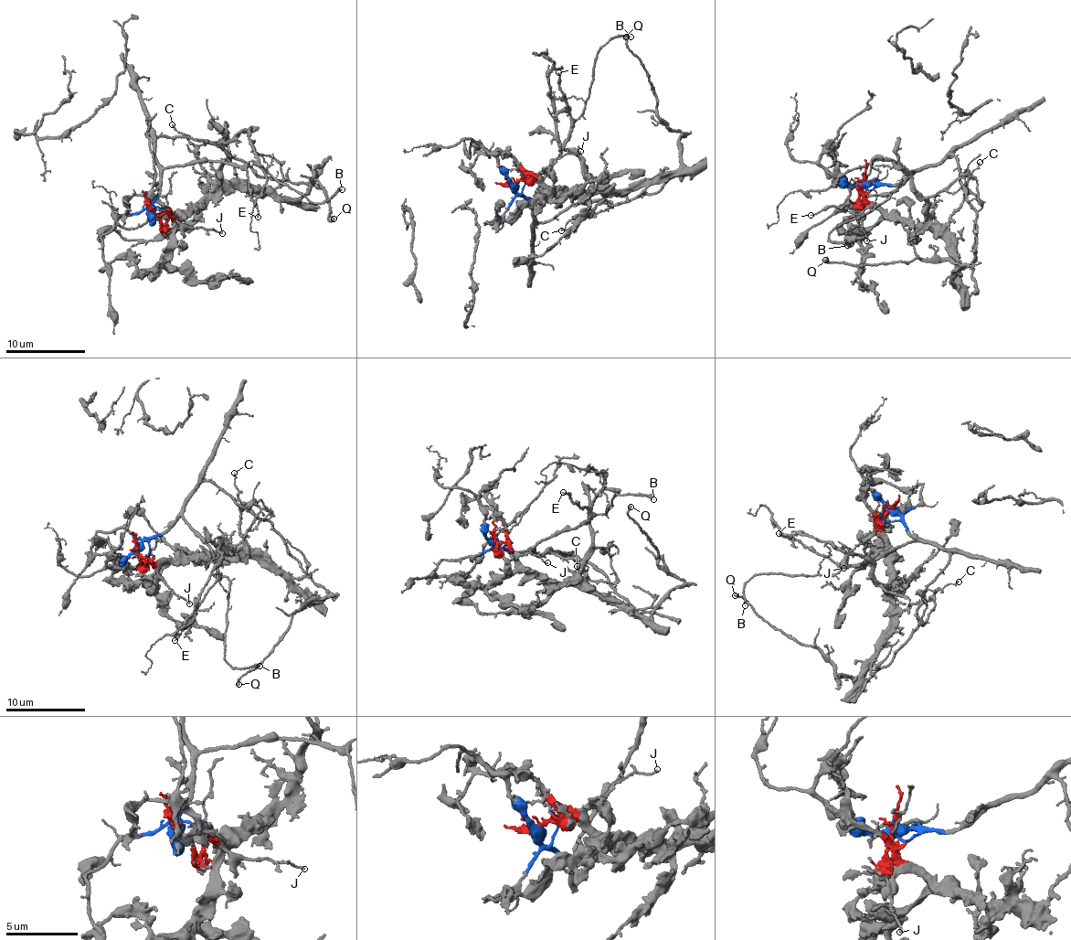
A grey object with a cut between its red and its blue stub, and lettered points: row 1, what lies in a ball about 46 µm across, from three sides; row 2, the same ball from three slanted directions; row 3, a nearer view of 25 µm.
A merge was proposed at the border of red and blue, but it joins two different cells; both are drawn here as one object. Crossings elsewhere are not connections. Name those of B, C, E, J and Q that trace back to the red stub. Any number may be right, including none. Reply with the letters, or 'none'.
C, J, Q

